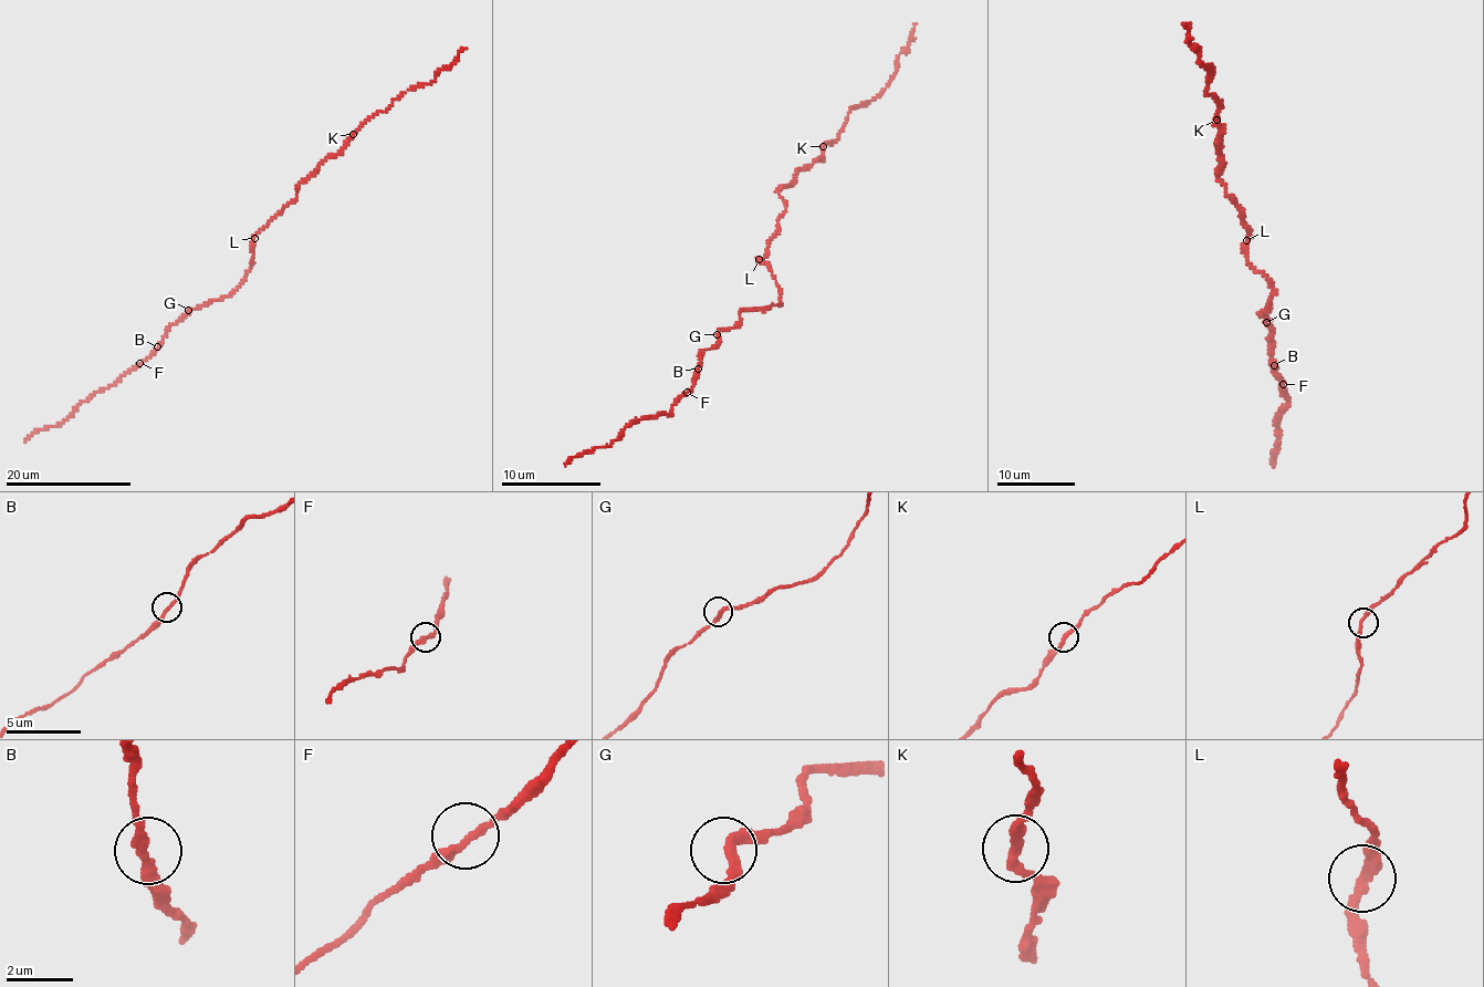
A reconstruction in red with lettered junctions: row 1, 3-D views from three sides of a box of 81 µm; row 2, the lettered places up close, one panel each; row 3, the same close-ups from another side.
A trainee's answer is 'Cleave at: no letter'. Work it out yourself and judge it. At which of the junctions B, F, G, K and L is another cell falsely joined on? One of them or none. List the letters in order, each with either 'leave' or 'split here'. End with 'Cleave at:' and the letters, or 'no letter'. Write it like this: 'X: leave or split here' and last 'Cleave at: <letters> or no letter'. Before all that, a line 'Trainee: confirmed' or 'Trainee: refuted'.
Trainee: confirmed
B: leave
F: leave
G: leave
K: leave
L: leave
Cleave at: no letter

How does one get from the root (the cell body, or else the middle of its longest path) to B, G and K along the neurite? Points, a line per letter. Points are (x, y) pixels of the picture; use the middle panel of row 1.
B: (767, 265), (781, 303), (740, 311), (733, 328), (720, 331), (716, 345), (704, 350), (698, 369)
G: (767, 265), (781, 303), (740, 311), (733, 328), (717, 334)
K: (767, 265), (756, 259), (763, 258), (785, 209), (776, 191), (812, 167), (822, 145)

